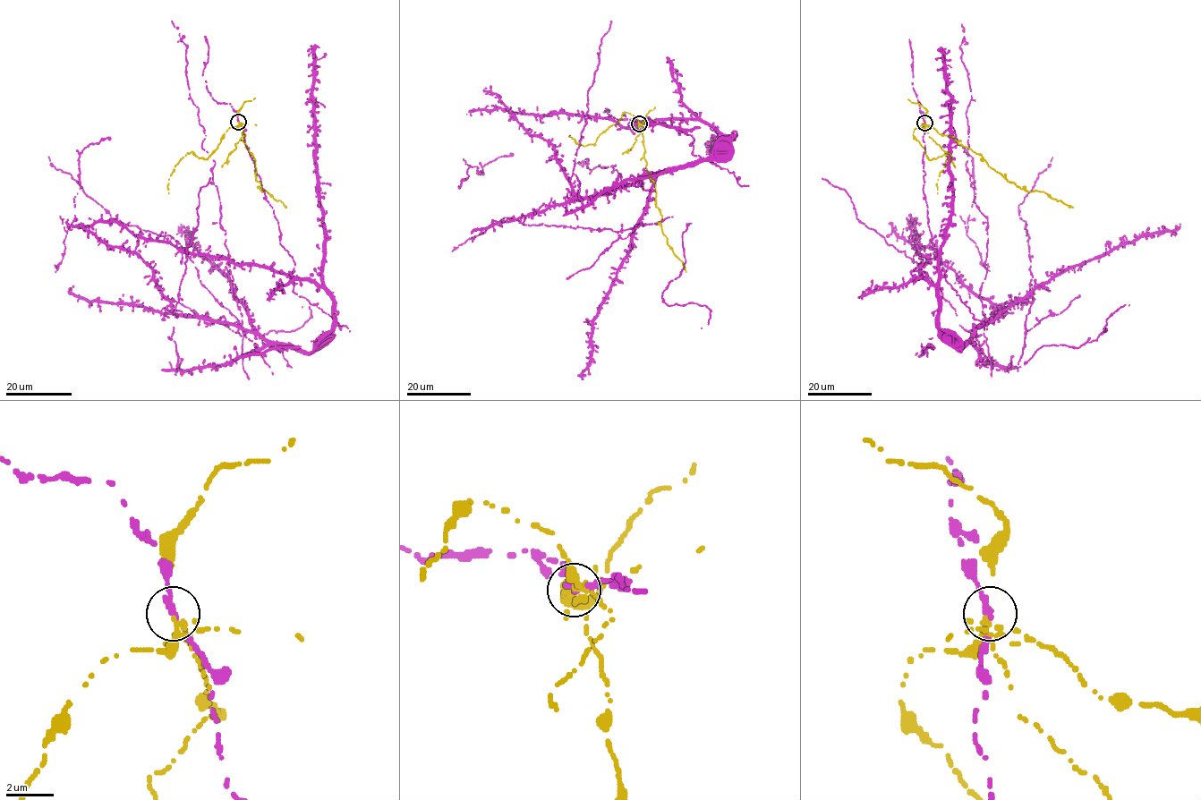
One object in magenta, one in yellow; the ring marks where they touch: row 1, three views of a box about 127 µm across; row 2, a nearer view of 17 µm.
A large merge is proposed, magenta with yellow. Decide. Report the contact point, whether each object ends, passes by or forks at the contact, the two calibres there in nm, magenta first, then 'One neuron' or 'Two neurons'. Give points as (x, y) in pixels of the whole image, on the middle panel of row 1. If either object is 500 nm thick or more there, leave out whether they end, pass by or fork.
Place: (639, 123). At the ring magenta passes by. At the ring yellow forks. Thickness 240 nm (magenta) against 180 nm. Two neurons

